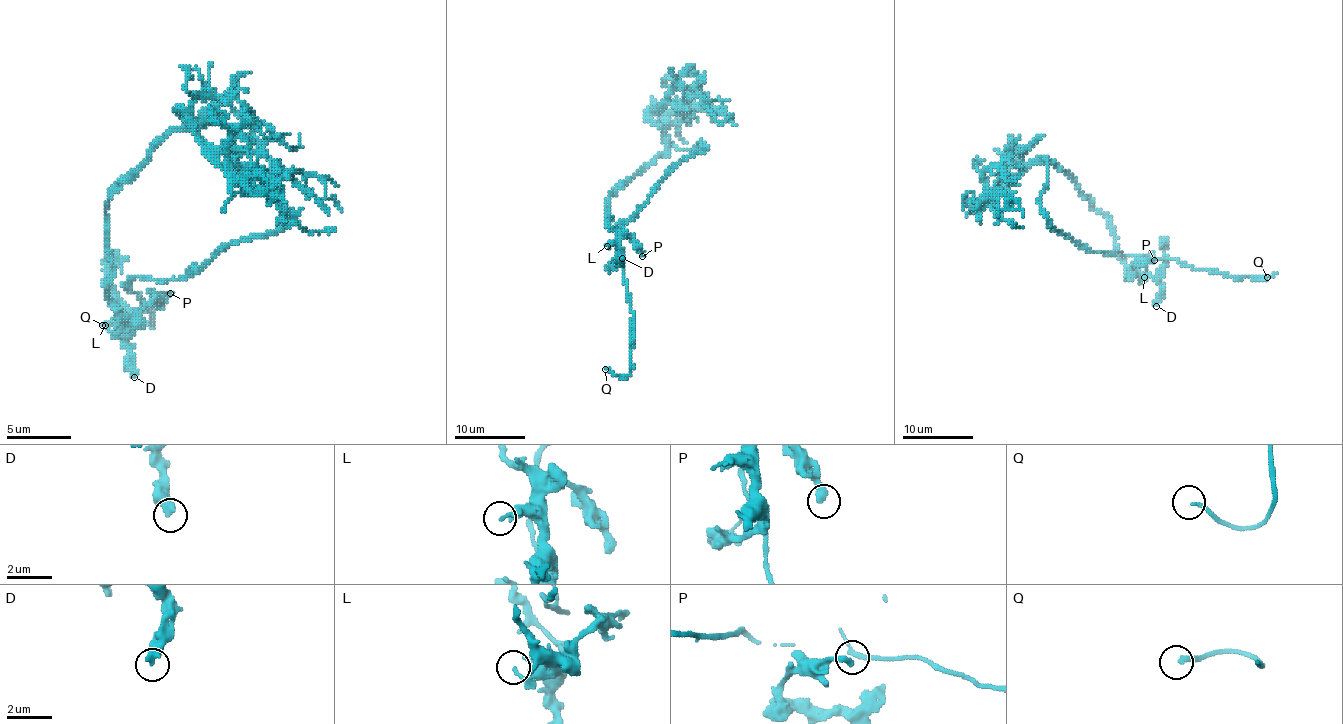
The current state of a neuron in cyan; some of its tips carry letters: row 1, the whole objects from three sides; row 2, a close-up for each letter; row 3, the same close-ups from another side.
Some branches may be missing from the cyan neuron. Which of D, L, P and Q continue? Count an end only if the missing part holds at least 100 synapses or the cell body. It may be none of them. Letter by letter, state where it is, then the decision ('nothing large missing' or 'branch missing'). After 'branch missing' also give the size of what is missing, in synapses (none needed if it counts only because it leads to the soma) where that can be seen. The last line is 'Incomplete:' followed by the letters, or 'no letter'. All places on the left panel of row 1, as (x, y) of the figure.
D: at (134, 377); nothing large missing
L: at (105, 325); nothing large missing
P: at (170, 293); nothing large missing
Q: at (102, 325); branch missing
Incomplete: Q

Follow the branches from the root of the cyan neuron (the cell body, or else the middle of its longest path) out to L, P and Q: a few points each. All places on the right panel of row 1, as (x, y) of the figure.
L: (1041, 205), (1048, 173), (1041, 156), (1107, 217), (1115, 254), (1144, 277)
P: (1041, 205), (1048, 173), (1041, 156), (1041, 161), (1059, 166), (1107, 217), (1115, 254), (1130, 272), (1154, 260)
Q: (1041, 205), (1047, 221), (1055, 230), (1092, 251), (1175, 260), (1234, 277), (1274, 274), (1267, 277)

